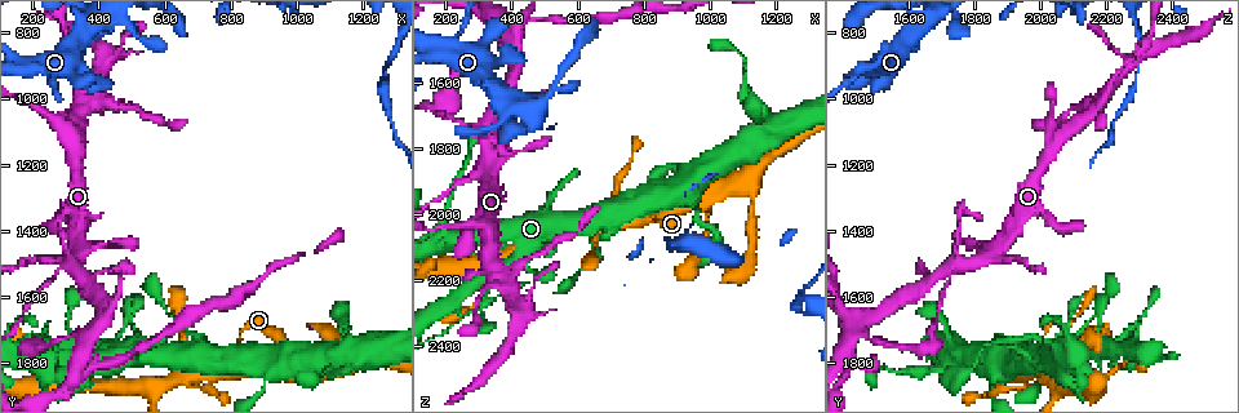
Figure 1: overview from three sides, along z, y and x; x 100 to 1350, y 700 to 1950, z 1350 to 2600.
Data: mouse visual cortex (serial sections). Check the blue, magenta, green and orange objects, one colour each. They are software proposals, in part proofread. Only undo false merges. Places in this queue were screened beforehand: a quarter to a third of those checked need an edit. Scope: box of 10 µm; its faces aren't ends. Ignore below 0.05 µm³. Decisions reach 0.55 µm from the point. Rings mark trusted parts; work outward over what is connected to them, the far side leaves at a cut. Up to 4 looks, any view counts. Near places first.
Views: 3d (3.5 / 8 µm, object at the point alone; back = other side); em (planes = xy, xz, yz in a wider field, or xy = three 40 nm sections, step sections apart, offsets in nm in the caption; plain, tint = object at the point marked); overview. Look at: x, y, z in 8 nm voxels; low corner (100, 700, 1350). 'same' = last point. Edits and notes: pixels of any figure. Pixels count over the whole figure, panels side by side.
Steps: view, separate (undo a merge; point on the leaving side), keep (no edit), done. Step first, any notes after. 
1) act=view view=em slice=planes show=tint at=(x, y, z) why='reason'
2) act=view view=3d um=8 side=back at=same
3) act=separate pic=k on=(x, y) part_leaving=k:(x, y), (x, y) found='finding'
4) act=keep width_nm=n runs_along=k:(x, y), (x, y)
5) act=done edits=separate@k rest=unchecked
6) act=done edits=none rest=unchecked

act=view view=3d um=3.5 at=(340, 1470, 1860) why='a fork'

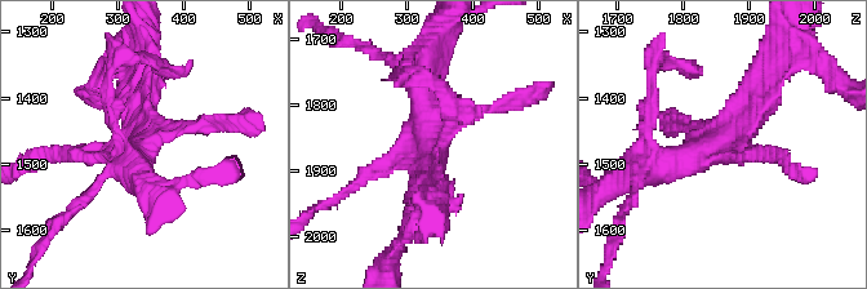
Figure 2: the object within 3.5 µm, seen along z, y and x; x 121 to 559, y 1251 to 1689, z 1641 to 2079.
act=view view=em slice=xy step=1 show=tint at=(345, 1460, 1860)

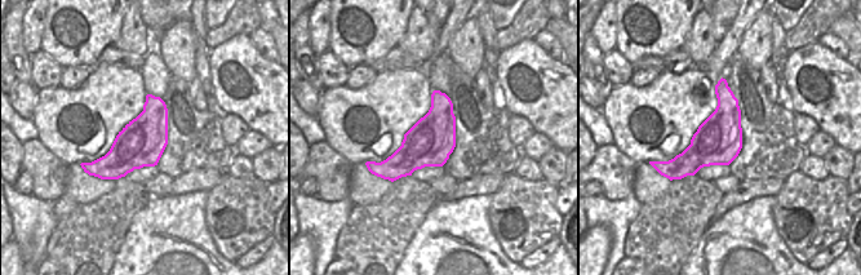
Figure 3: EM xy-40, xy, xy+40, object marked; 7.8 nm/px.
act=keep width_nm=360 runs_along=2:(773, 70), (730, 137), (648, 164) found='all the same cell'

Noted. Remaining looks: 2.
act=view view=3d um=3.5 at=(650, 1770, 2040) why='thin arm on a thick one'

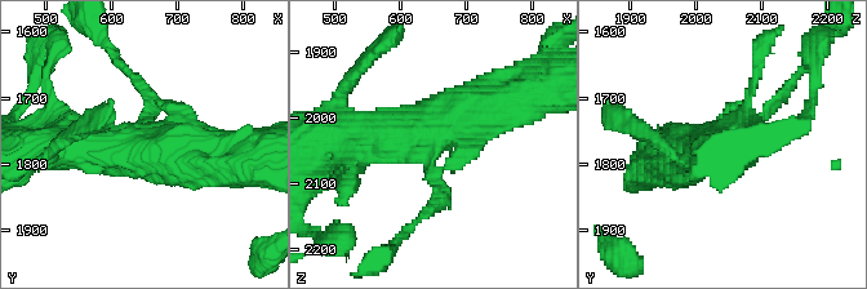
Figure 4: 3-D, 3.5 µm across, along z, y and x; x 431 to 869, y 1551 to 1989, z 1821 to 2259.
act=view view=em slice=xy step=3 show=tint at=(650, 1760, 2045)

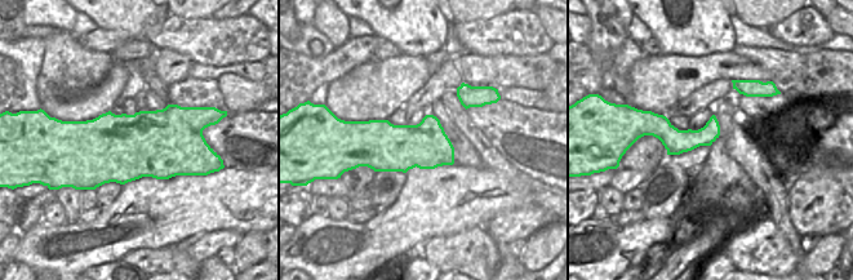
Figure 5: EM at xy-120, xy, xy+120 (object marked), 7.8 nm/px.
act=separate pic=4 on=(786, 88) found='a second cell is stuck on'

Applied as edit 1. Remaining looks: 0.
act=done edits=separate@4 rest=unchecked

